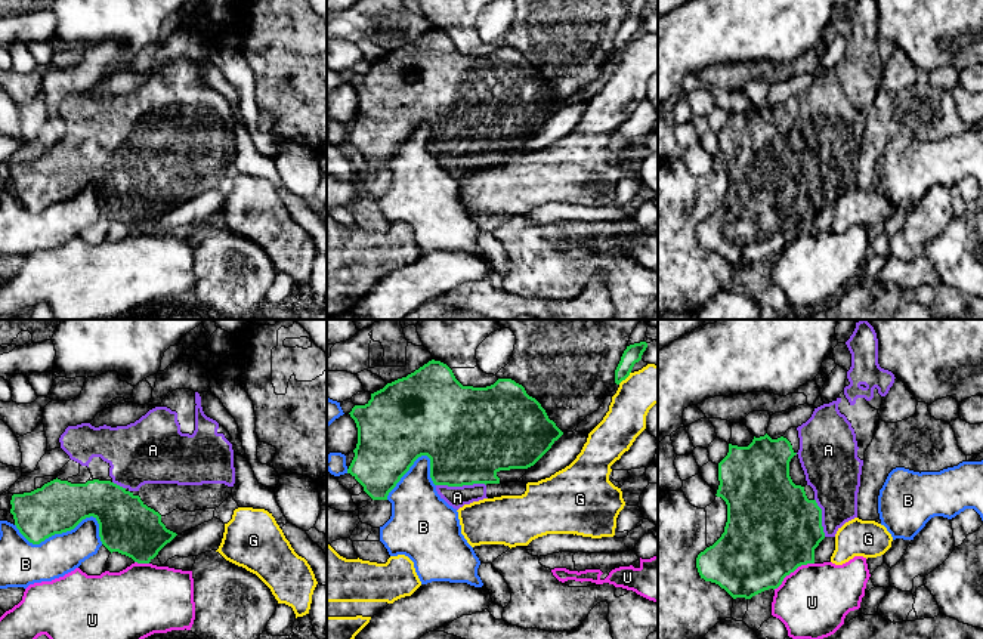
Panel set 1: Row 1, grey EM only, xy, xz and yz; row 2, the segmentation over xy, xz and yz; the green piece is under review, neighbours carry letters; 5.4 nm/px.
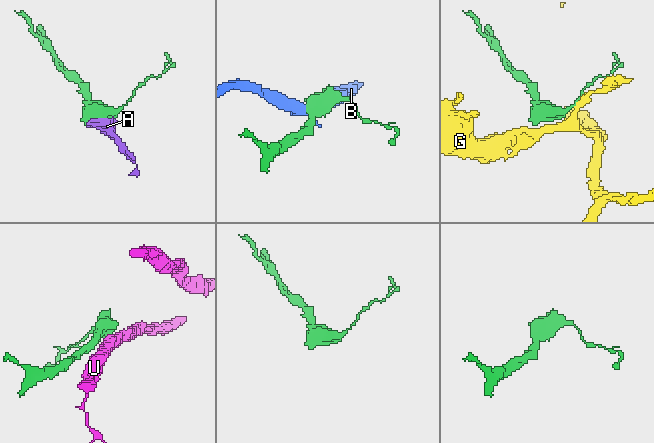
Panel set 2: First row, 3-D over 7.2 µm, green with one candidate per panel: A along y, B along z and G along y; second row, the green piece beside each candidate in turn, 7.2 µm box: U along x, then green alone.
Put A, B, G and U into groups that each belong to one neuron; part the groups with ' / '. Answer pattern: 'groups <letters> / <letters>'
groups A / B / G / U

